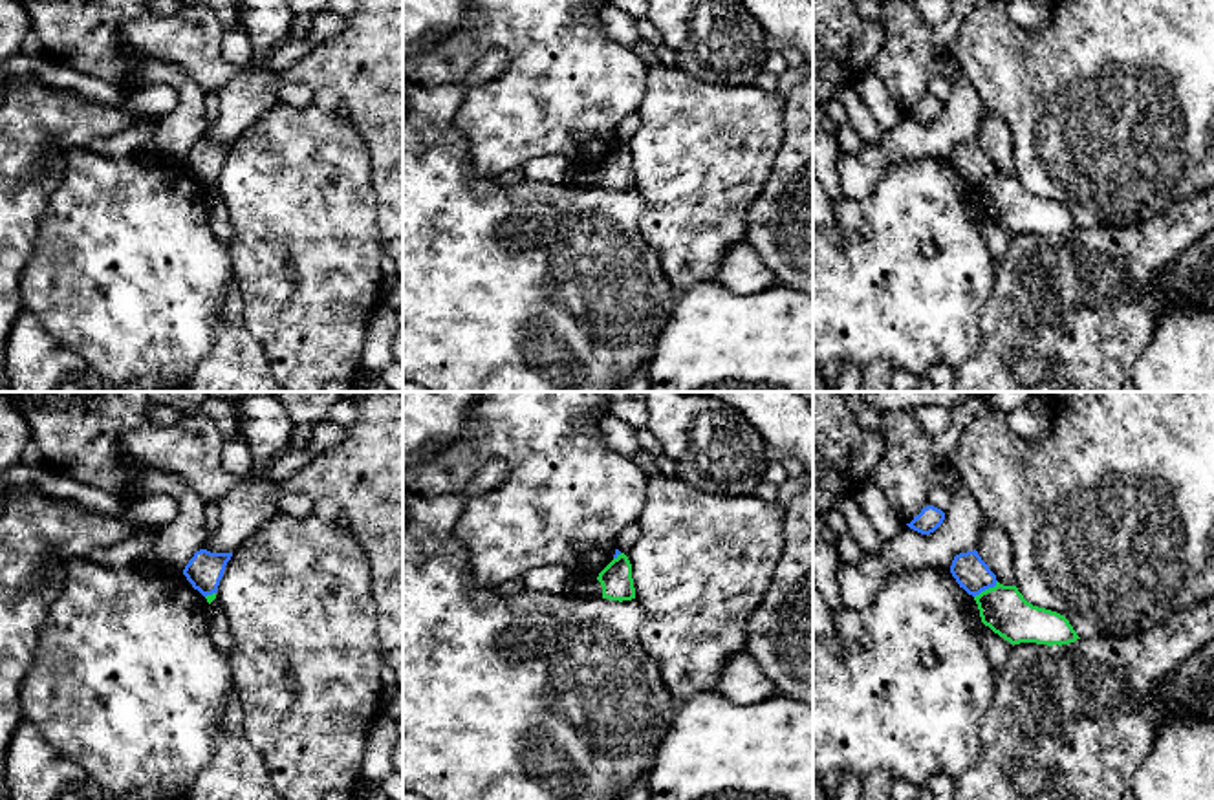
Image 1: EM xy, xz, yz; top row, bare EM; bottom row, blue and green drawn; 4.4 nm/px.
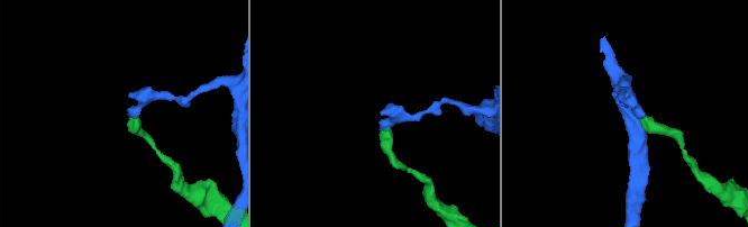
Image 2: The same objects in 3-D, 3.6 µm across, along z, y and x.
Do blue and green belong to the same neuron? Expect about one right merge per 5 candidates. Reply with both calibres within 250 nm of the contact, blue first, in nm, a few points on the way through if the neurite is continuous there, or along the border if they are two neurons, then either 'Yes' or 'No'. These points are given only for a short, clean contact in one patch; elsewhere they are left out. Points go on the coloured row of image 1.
Thickness 150 nm (blue) against 200 nm. Boundary: yz (997, 581), (975, 597). No

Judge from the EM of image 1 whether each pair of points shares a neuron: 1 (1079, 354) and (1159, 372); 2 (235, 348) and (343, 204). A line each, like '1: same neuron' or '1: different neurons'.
1: different neurons
2: different neurons

